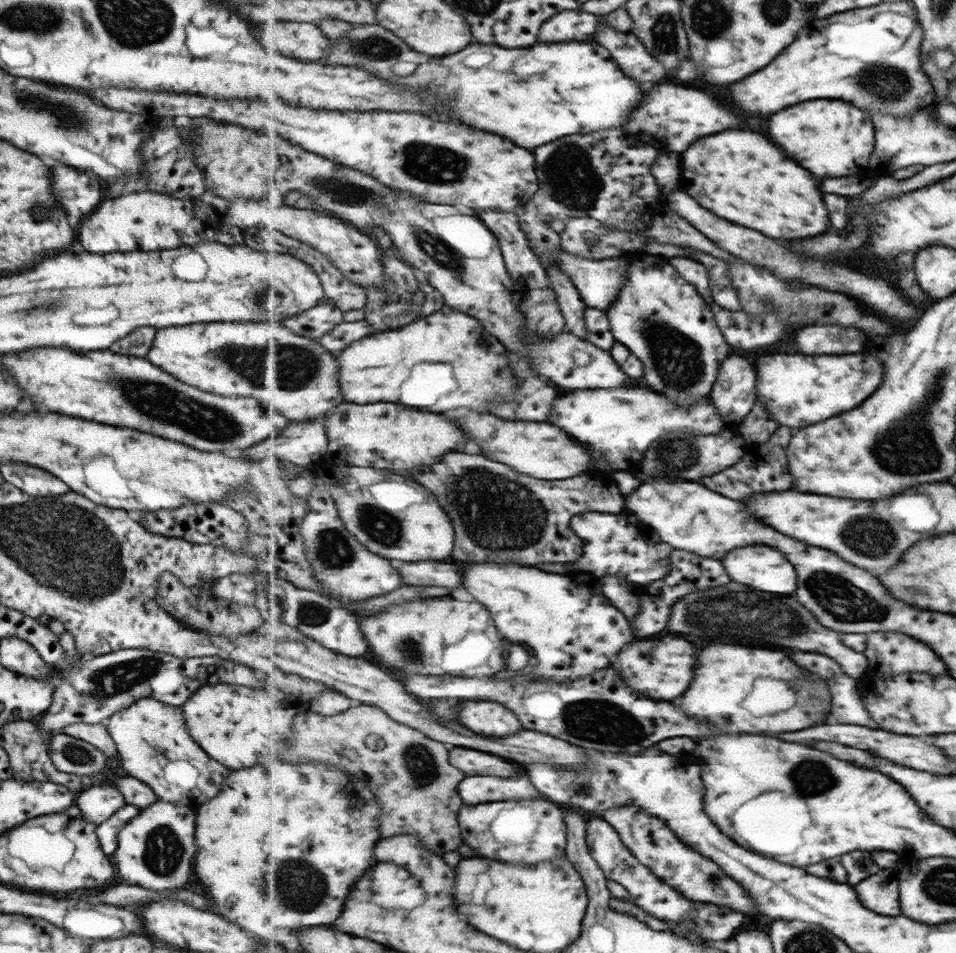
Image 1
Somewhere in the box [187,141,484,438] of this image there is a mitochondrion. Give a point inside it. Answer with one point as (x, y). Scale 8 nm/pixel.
(287, 367)

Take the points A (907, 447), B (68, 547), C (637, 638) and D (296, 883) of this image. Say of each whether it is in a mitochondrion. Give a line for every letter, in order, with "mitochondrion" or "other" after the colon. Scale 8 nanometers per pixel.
A: mitochondrion
B: mitochondrion
C: other
D: mitochondrion

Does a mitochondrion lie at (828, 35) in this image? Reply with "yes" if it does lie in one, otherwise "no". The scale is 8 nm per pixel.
no

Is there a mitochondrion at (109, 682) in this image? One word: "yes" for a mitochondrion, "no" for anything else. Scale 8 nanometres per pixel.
yes

